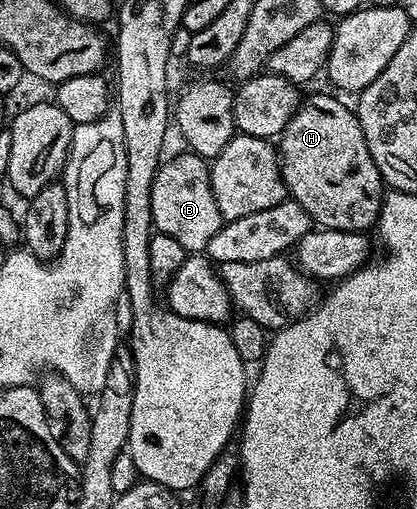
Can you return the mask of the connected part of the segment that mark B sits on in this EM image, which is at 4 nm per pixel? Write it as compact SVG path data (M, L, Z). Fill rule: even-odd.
M184 152L175 154L170 161L162 160L157 168L151 187L151 215L156 232L171 235L171 239L183 243L186 254L201 255L208 250L223 222L209 178L210 162L198 153Z

